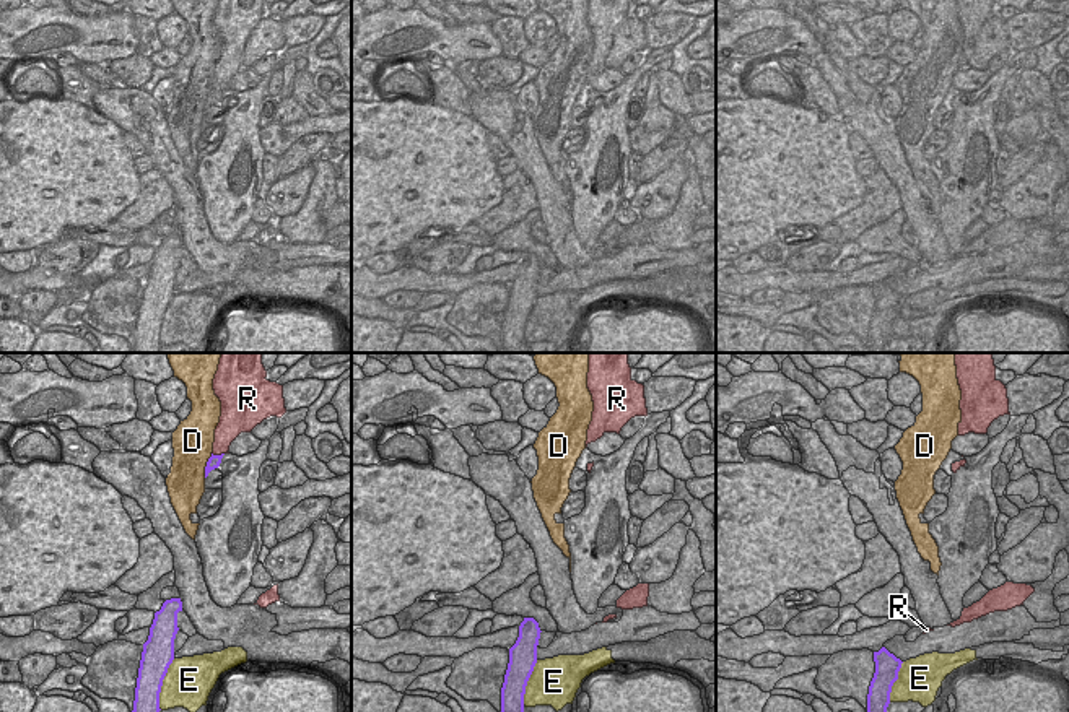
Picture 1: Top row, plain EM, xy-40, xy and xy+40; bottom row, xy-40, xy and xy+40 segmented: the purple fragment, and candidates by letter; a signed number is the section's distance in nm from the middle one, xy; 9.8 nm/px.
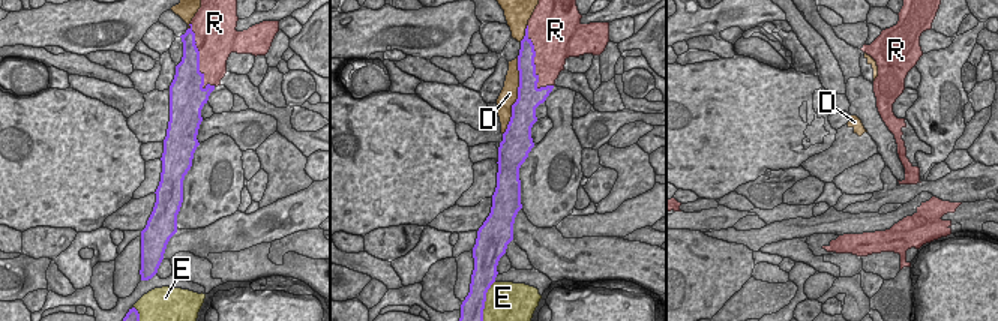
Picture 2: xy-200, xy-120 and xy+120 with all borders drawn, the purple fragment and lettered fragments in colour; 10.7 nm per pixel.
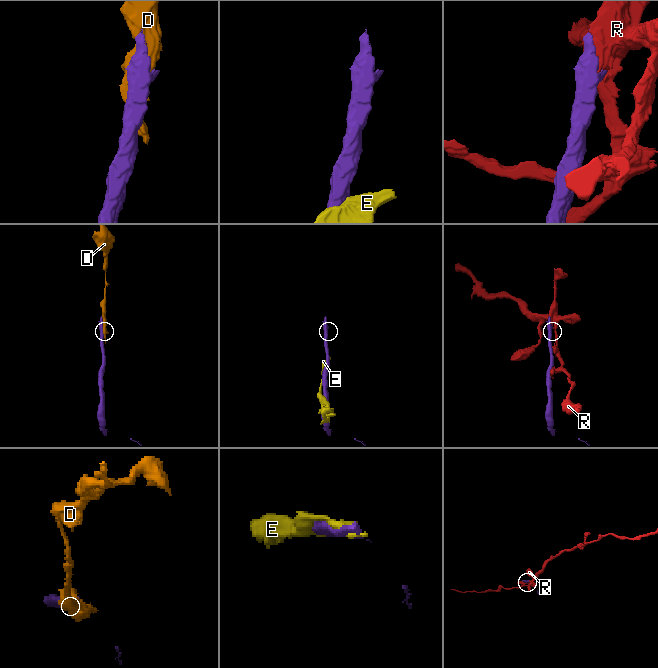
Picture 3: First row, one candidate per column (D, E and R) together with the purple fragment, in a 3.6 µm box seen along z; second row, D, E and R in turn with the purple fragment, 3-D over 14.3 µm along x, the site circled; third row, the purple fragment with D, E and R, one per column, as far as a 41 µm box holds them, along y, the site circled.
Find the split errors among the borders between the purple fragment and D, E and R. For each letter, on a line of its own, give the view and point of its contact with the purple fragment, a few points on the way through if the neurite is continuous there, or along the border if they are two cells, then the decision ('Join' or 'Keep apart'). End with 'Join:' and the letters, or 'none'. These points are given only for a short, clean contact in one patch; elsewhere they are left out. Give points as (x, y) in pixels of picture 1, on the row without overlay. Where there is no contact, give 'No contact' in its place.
D: Touches purple at xy-40 (207, 101). Keep apart
E: Touches purple at xy-40 (161, 321). Keep apart
R: Touches purple at xy-40 (218, 91). Keep apart
Join: none.

